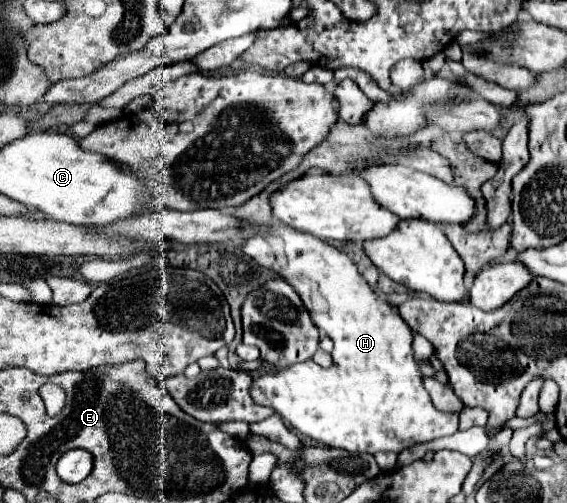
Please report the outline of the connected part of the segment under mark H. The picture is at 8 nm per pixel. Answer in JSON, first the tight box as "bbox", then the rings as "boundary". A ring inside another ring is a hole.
{"bbox":[239,221,459,455],"boundary":[[[279,221],[257,227],[257,231],[245,239],[239,249],[255,259],[257,265],[275,271],[289,285],[293,285],[297,295],[301,295],[301,301],[305,303],[315,327],[323,331],[335,345],[330,369],[319,367],[309,359],[284,368],[281,372],[264,372],[253,378],[250,395],[253,395],[256,404],[271,407],[313,441],[371,455],[379,451],[399,453],[405,447],[427,443],[459,431],[459,415],[437,411],[423,387],[423,377],[413,357],[413,333],[409,325],[387,299],[377,297],[377,293],[357,271],[357,265],[343,251],[331,247],[315,235],[307,235],[305,231],[297,231],[295,227]]]}

